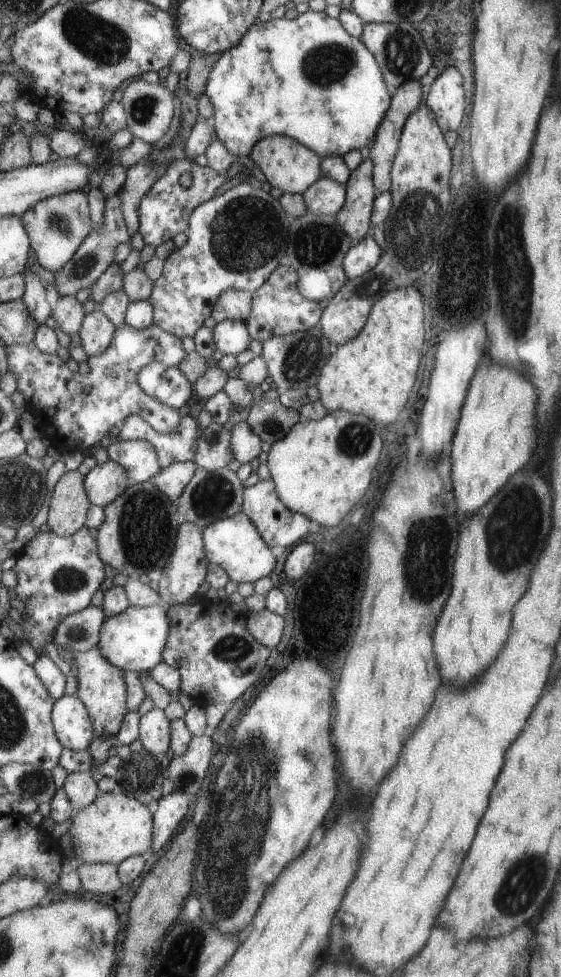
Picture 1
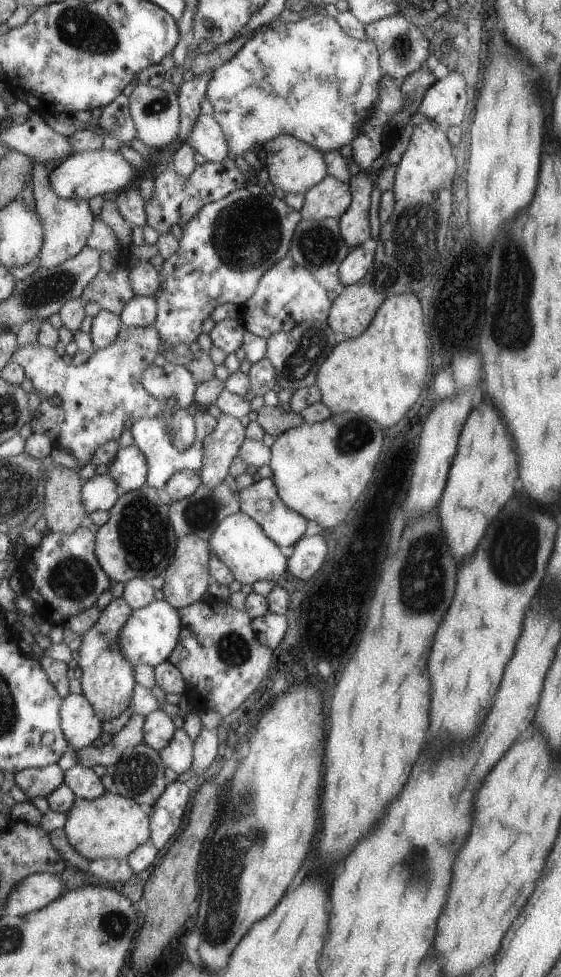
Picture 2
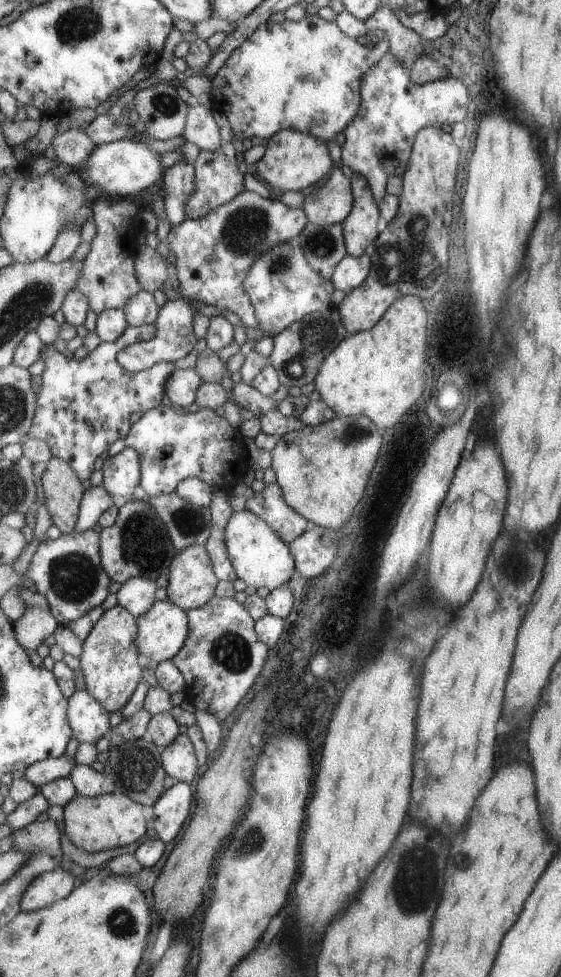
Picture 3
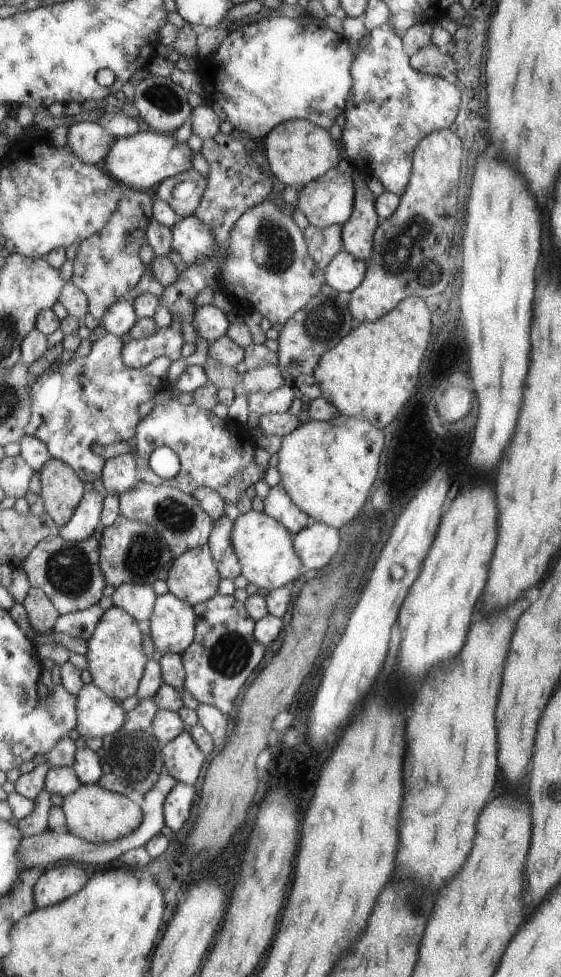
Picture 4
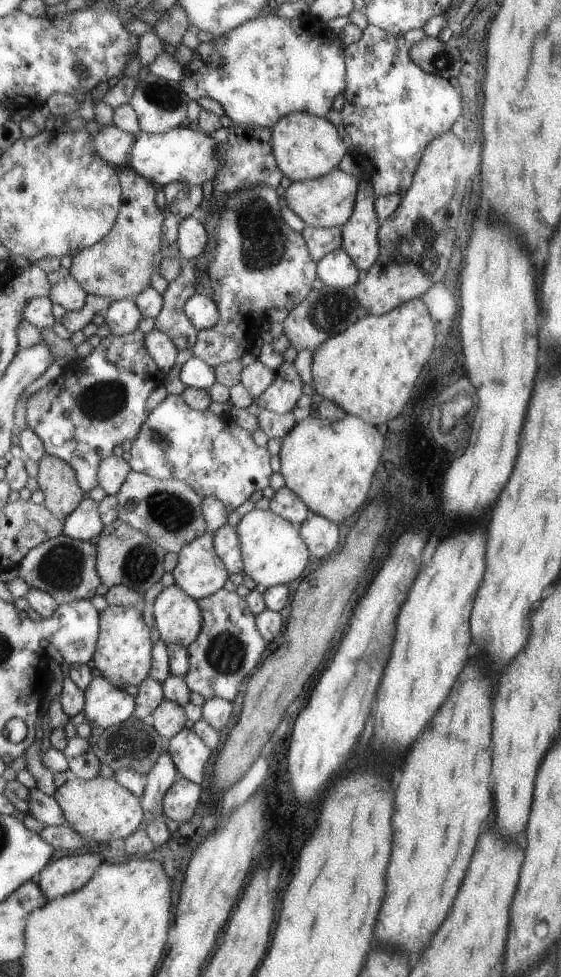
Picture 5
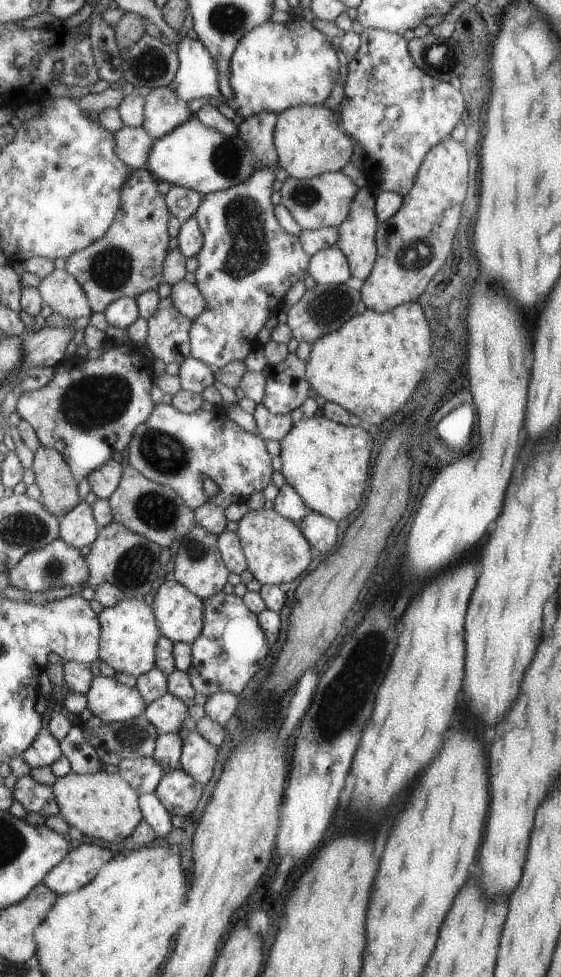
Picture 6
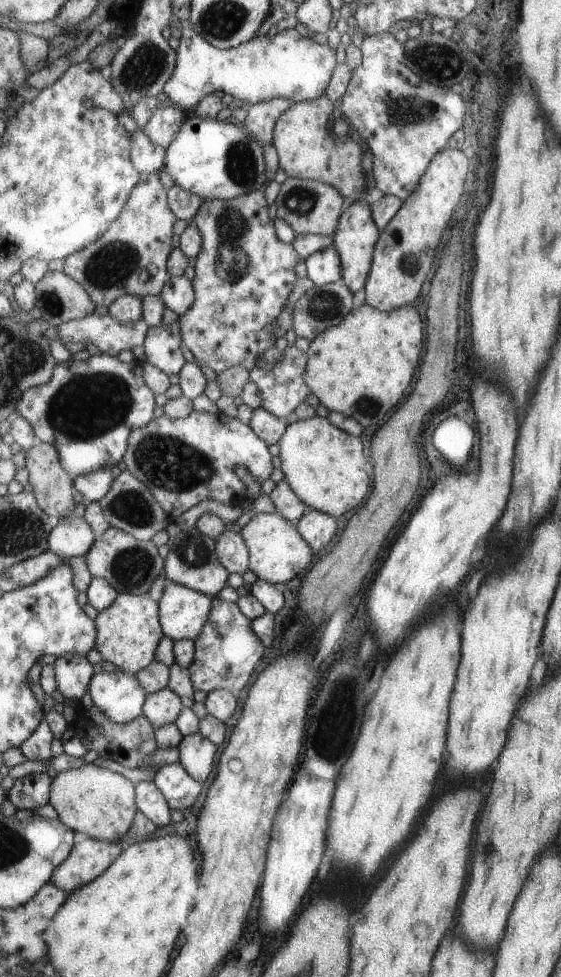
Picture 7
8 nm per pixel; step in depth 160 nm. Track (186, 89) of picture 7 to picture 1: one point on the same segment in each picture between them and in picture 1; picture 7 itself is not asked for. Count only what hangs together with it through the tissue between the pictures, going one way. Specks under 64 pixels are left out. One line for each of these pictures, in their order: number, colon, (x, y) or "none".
1: (306, 78)
2: (309, 79)
3: (305, 75)
4: (276, 69)
5: (266, 67)
6: (275, 66)

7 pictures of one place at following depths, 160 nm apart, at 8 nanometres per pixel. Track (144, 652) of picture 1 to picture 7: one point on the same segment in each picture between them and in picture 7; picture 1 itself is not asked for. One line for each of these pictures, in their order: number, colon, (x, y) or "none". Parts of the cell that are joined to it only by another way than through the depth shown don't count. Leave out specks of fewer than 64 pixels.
2: (150, 636)
3: (163, 630)
4: (173, 623)
5: (179, 619)
6: (181, 614)
7: (184, 612)

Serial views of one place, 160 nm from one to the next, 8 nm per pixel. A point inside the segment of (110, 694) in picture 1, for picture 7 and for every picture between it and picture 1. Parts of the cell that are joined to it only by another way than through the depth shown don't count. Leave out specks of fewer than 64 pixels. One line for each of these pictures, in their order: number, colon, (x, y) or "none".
2: (107, 678)
3: (110, 662)
4: (117, 662)
5: (125, 649)
6: (130, 632)
7: (129, 631)

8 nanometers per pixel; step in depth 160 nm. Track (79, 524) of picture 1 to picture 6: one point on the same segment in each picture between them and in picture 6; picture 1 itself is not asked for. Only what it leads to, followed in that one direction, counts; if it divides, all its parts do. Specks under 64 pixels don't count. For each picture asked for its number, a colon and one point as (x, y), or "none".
2: (65, 511)
3: (63, 488)
4: (63, 489)
5: (58, 480)
6: (54, 477)

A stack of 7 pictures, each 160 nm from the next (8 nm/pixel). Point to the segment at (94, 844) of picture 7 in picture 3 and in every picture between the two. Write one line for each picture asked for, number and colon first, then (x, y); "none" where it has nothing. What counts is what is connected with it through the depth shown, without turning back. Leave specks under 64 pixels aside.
3: (48, 888)
4: (57, 884)
5: (61, 877)
6: (82, 864)

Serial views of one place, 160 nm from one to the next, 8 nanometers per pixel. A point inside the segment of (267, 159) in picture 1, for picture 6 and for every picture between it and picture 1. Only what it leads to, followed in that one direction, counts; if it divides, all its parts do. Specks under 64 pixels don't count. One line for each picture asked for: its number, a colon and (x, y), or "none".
2: (293, 166)
3: (292, 161)
4: (297, 152)
5: (305, 146)
6: (305, 138)

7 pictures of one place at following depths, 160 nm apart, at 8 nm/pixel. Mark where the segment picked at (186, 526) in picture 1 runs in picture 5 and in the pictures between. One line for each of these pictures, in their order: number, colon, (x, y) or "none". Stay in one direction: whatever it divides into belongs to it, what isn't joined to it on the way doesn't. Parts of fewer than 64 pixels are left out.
2: (186, 581)
3: (192, 582)
4: (194, 577)
5: (200, 572)

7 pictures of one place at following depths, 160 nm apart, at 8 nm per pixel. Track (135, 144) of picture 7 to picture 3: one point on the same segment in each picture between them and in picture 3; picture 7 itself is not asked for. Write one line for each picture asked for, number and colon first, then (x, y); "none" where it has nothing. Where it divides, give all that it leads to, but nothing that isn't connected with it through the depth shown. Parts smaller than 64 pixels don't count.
3: (74, 147)
4: (90, 141)
5: (113, 144)
6: (133, 144)

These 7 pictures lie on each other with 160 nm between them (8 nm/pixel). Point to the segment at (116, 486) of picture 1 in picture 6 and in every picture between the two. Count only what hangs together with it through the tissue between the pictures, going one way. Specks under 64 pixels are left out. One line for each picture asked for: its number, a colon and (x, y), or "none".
2: (100, 492)
3: (97, 500)
4: (86, 519)
5: (86, 522)
6: (79, 527)

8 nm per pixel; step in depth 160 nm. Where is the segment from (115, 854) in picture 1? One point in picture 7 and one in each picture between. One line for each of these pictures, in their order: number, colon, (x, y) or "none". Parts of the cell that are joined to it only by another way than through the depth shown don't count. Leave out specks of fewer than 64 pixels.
2: (112, 826)
3: (111, 821)
4: (93, 813)
5: (102, 809)
6: (104, 805)
7: (95, 802)

